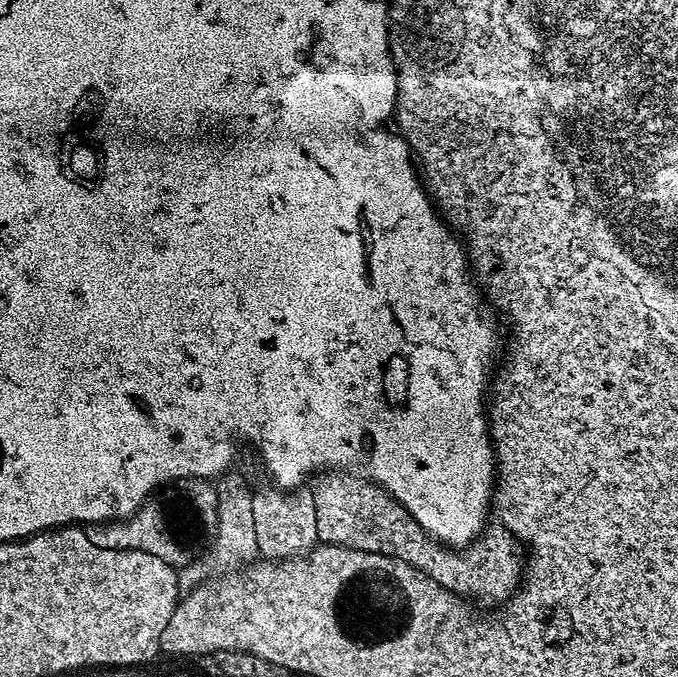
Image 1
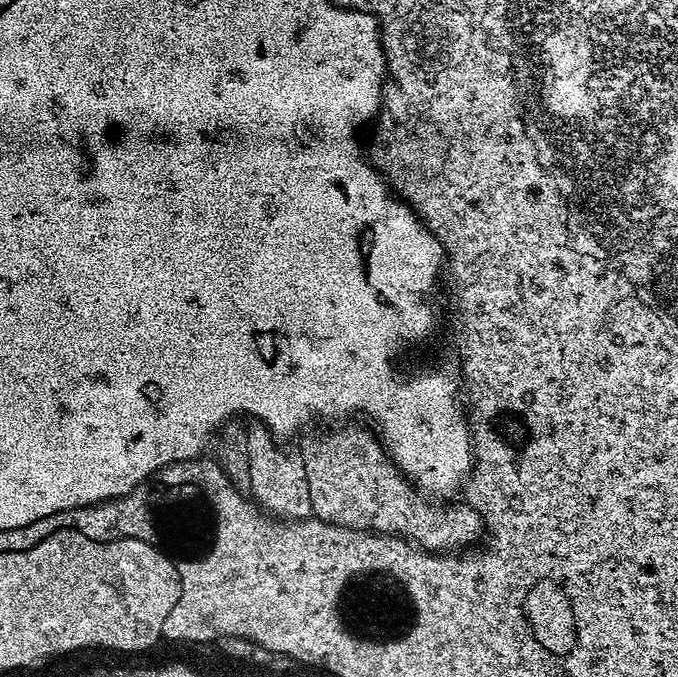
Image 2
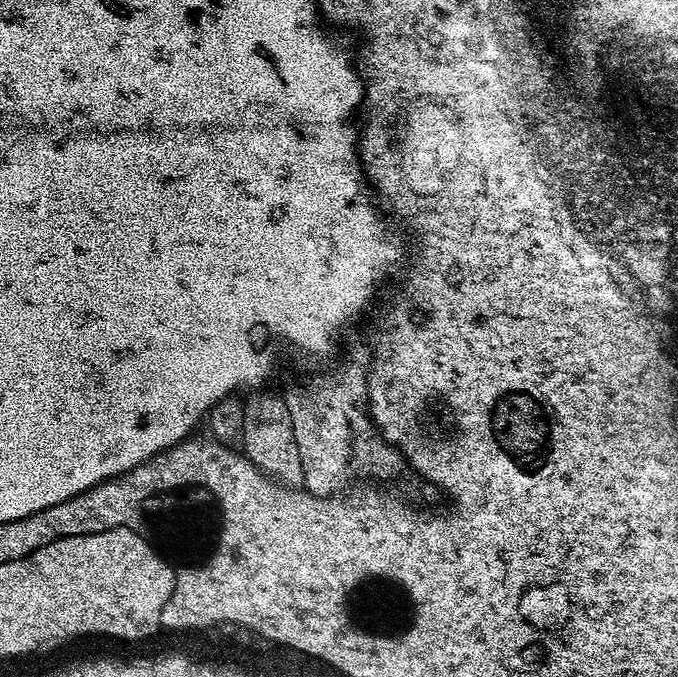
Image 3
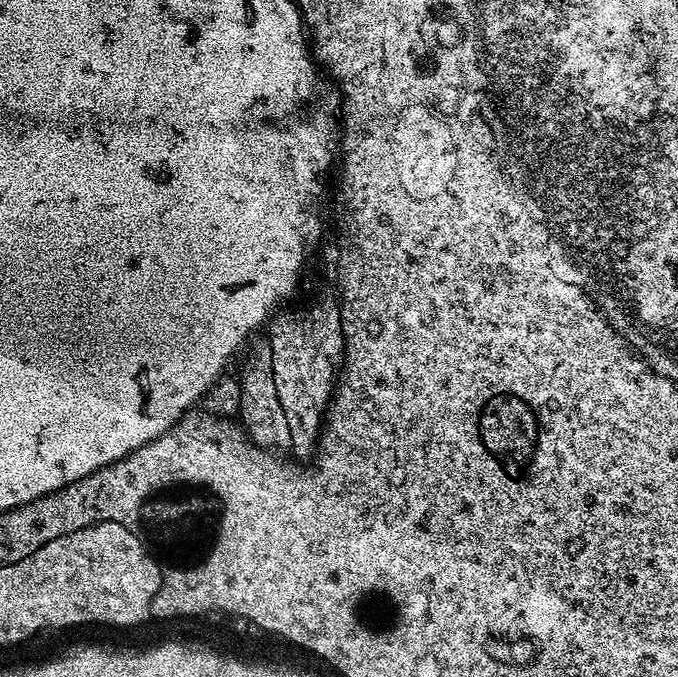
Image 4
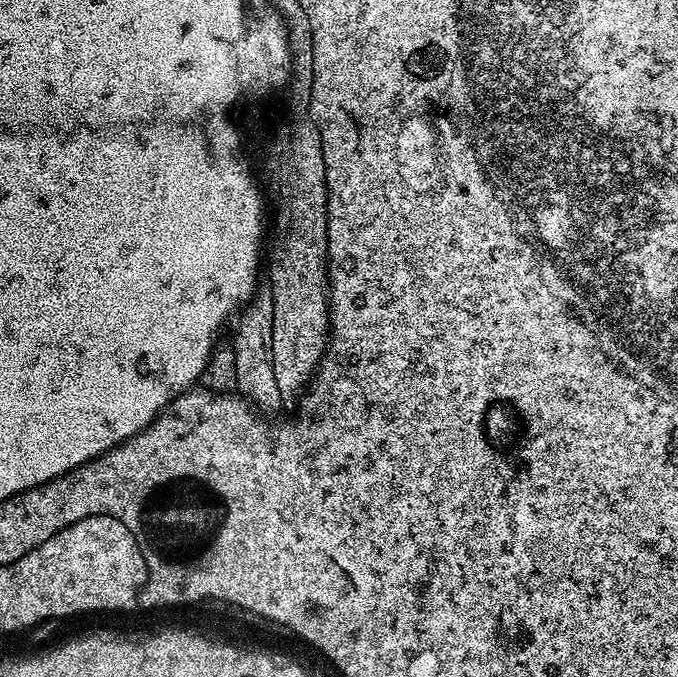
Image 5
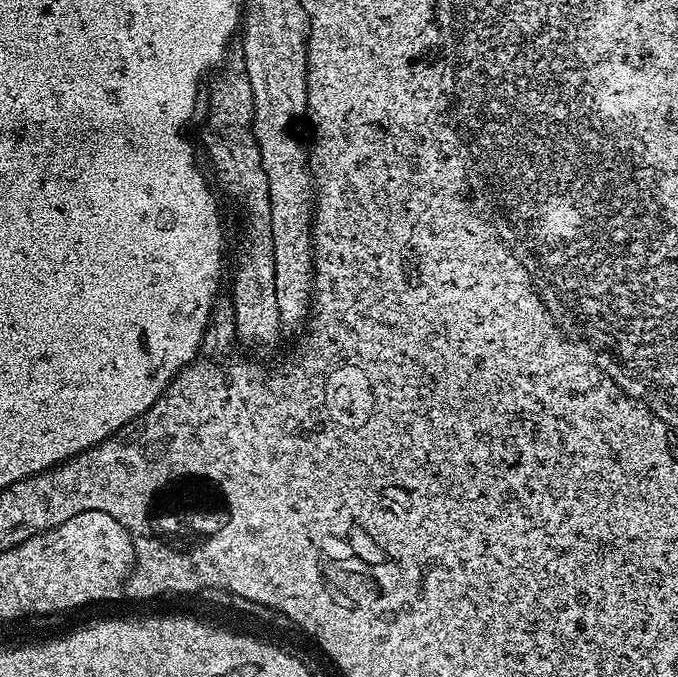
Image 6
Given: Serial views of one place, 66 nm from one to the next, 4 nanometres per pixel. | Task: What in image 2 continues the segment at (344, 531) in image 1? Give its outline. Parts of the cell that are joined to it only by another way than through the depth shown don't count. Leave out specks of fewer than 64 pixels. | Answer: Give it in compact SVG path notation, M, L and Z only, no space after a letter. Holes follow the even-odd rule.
M371 427L368 428L340 428L337 432L320 432L317 436L305 438L302 459L310 490L312 516L340 528L352 528L355 532L398 536L437 554L445 550L460 550L476 542L471 540L478 539L485 531L484 521L480 519L476 509L463 506L464 508L444 508L439 512L432 505L435 503L425 499L408 477L392 463L377 433Z

